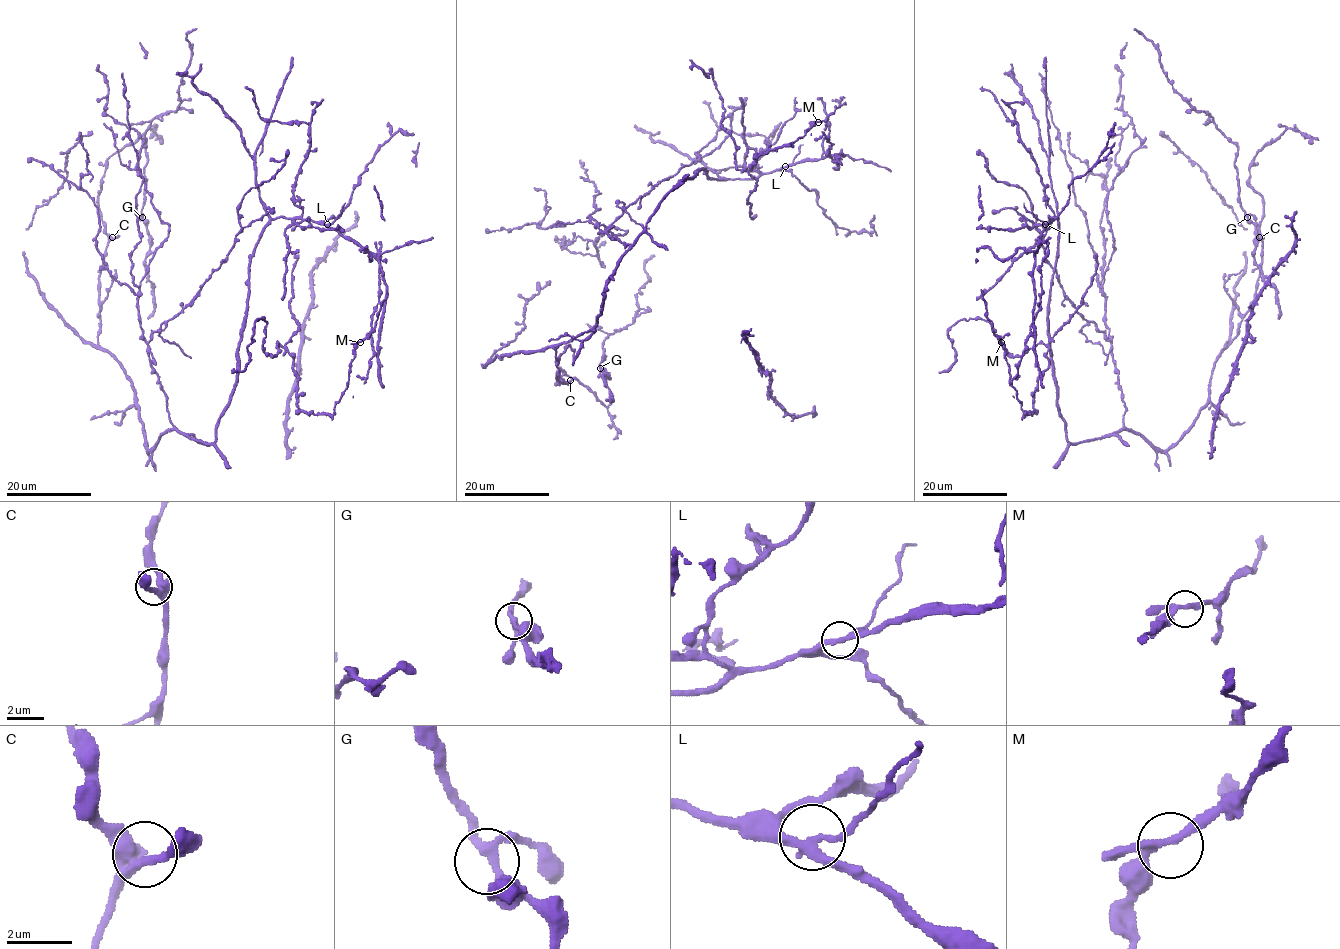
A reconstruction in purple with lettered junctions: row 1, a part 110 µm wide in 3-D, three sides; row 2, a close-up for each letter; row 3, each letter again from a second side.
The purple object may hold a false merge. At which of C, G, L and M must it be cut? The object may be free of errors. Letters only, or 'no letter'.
L

